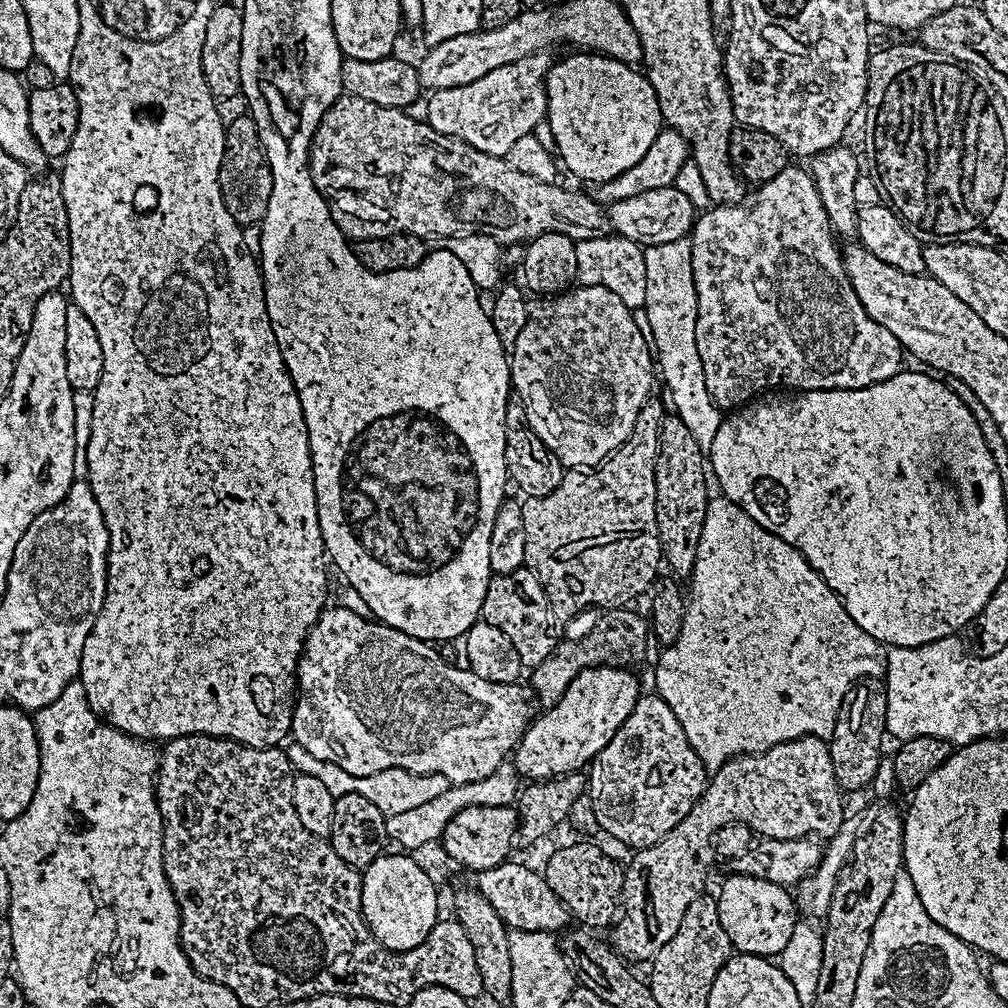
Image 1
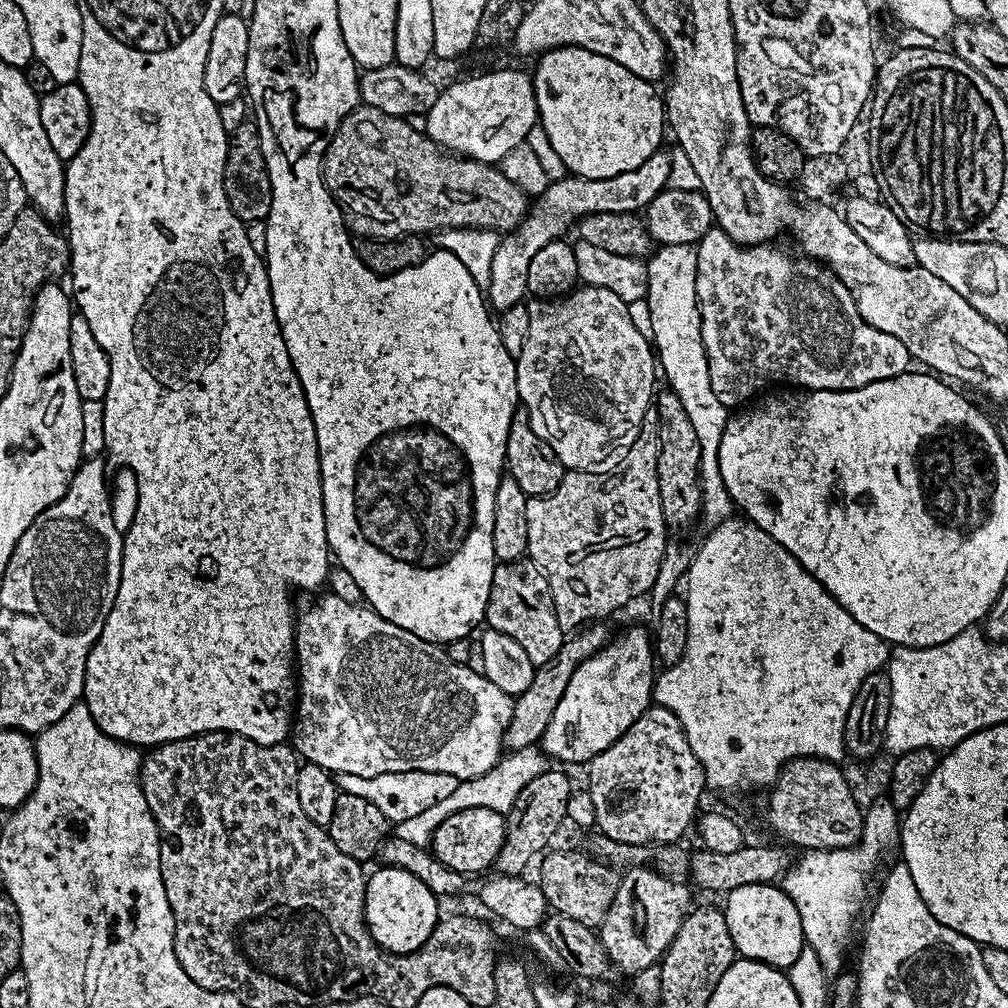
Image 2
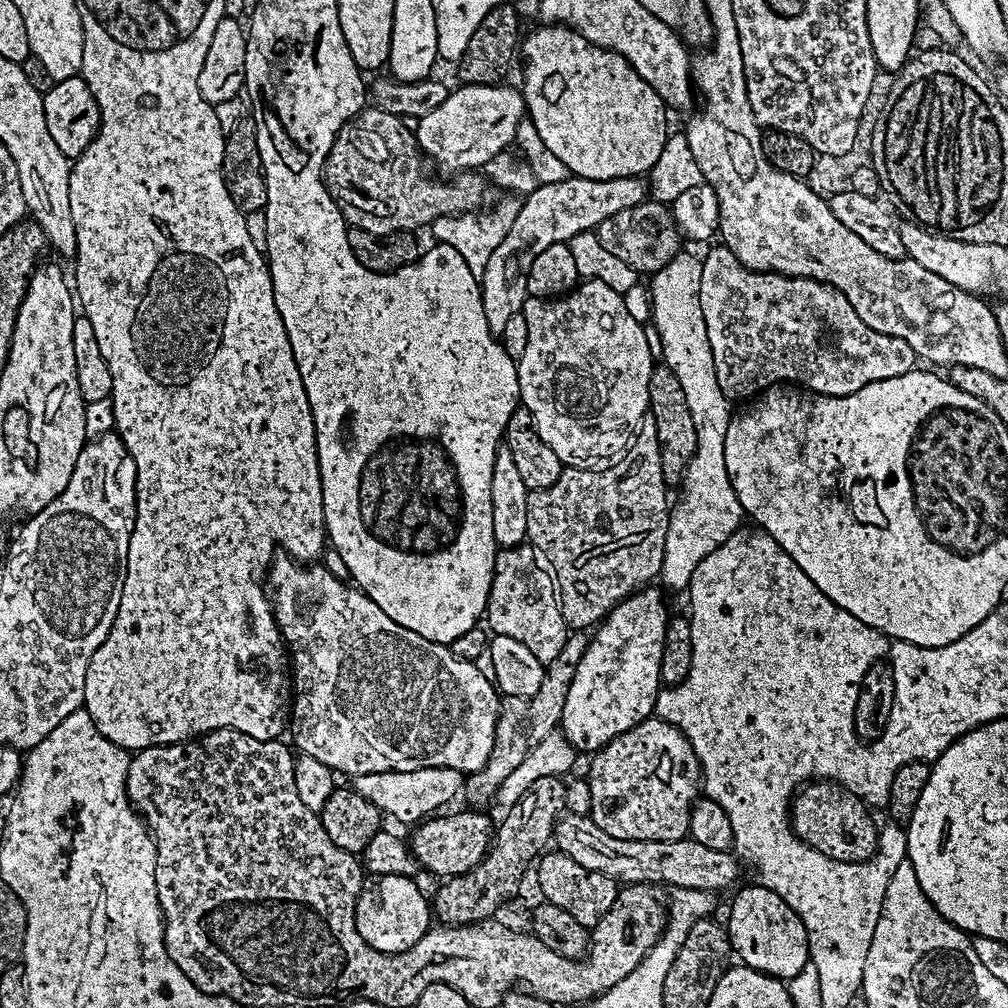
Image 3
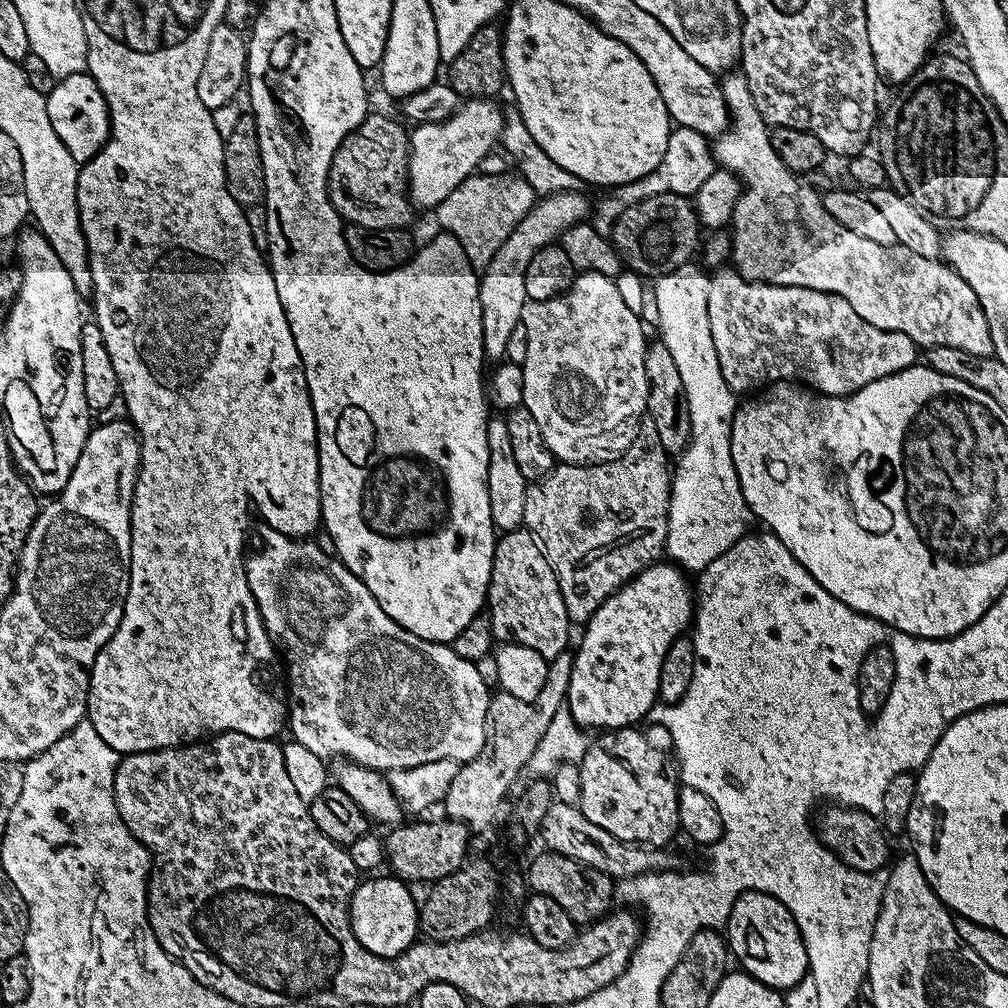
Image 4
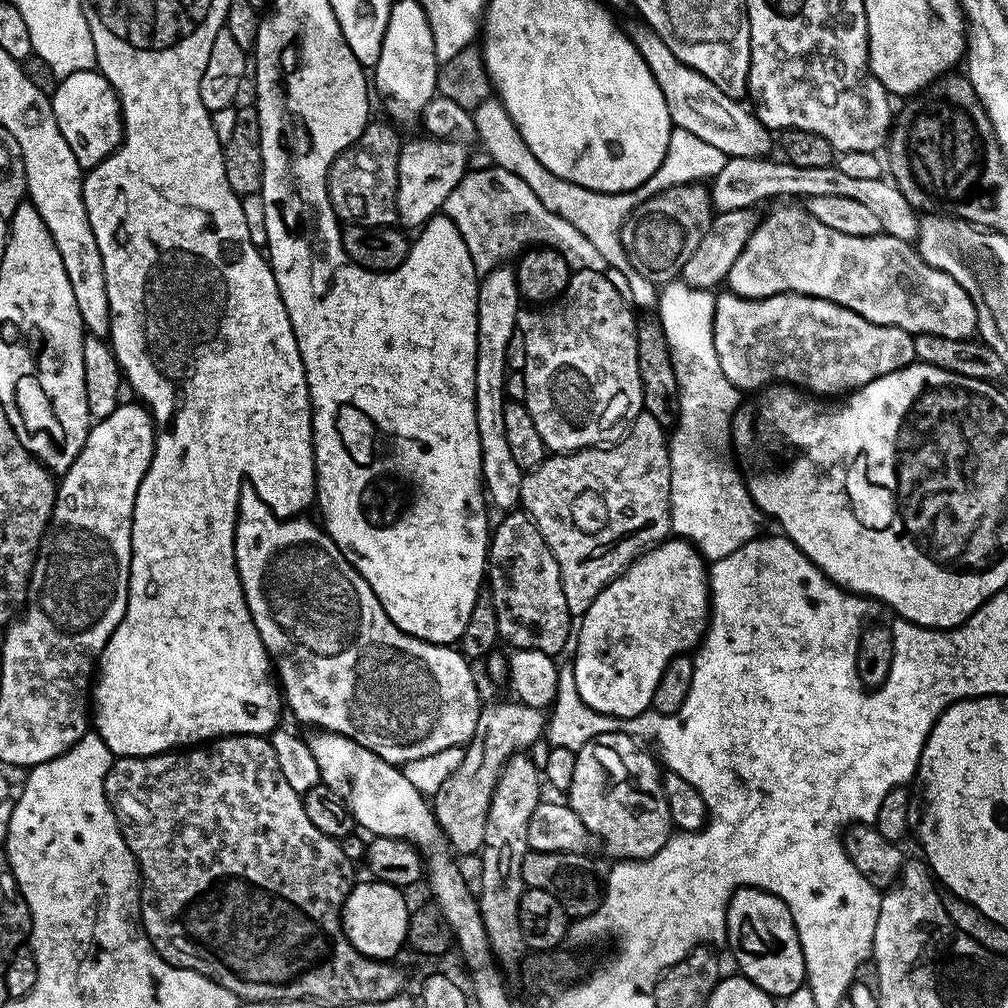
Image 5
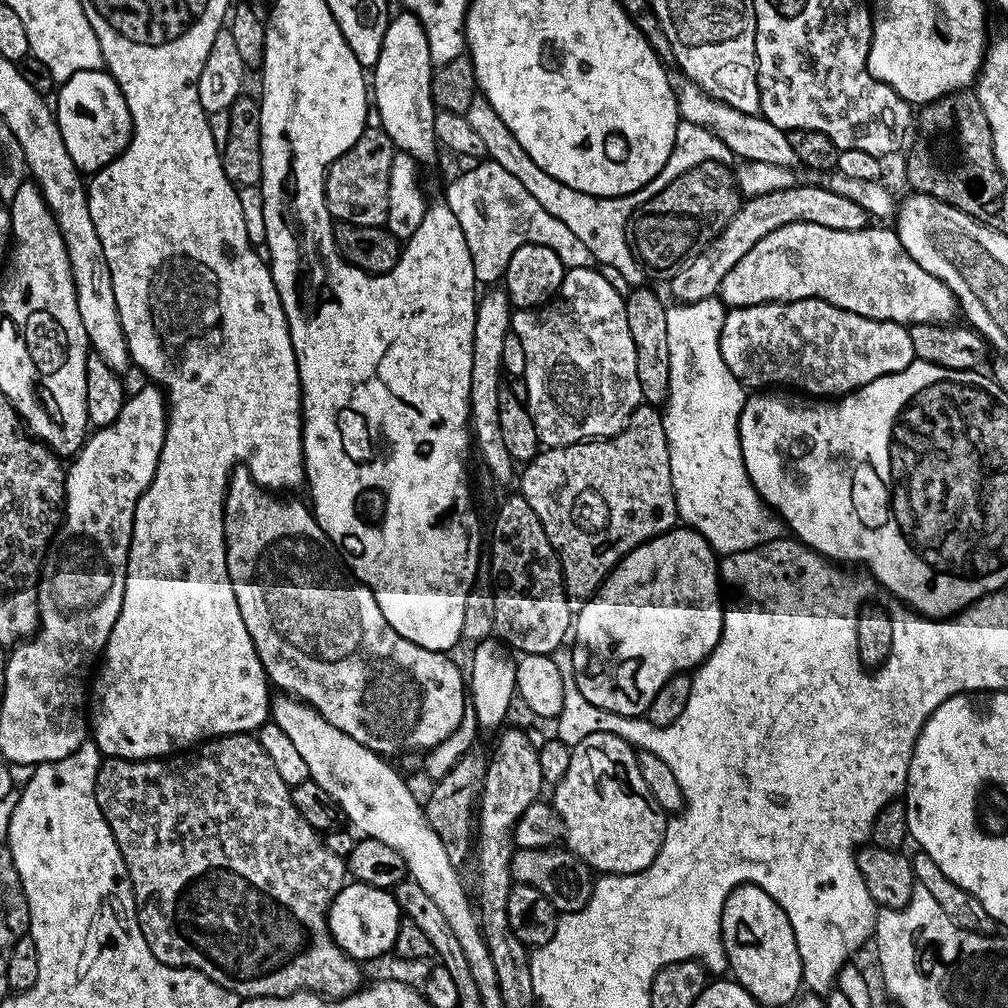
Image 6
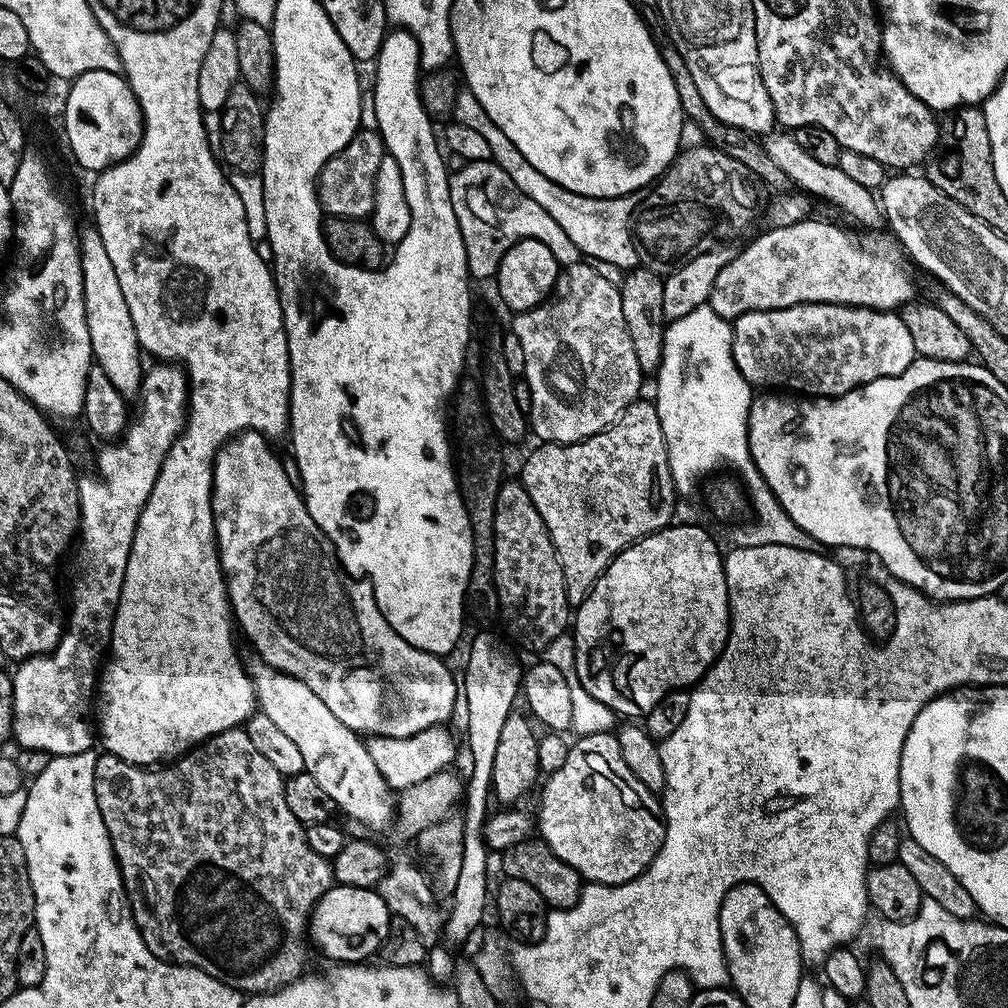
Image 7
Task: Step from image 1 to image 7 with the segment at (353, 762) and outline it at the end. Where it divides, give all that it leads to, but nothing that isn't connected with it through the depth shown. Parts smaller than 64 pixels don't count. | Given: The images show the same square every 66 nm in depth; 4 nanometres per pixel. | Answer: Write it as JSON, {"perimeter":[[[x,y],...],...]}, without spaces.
{"perimeter":[[[242,432],[220,447],[216,461],[212,464],[212,514],[216,531],[216,549],[220,552],[220,568],[224,572],[224,585],[228,588],[228,602],[232,605],[232,614],[239,631],[241,628],[245,638],[256,647],[255,655],[259,659],[280,672],[306,682],[306,686],[310,686],[310,690],[314,690],[314,694],[318,694],[318,698],[326,702],[326,707],[334,713],[334,718],[338,718],[342,726],[354,730],[361,737],[410,738],[422,730],[447,725],[452,711],[458,708],[457,677],[456,680],[452,677],[451,670],[444,665],[445,661],[441,657],[418,650],[410,646],[410,642],[403,640],[386,622],[386,618],[377,606],[371,584],[363,578],[350,578],[348,573],[340,567],[334,546],[324,537],[322,530],[314,522],[314,518],[310,518],[308,508],[304,505],[301,489],[294,483],[290,472],[290,477],[288,477],[283,462],[272,453],[268,444],[269,441],[259,432]]]}

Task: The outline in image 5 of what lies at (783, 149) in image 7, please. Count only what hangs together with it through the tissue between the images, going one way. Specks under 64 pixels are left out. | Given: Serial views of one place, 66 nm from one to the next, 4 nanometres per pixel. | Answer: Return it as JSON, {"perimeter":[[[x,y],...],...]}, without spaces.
{"perimeter":[[[643,22],[627,25],[628,37],[634,42],[634,46],[642,54],[646,66],[650,66],[650,74],[654,74],[654,82],[662,90],[662,98],[666,98],[668,113],[673,125],[682,130],[688,130],[703,142],[708,142],[722,154],[731,158],[733,156],[758,156],[767,157],[771,148],[774,148],[774,140],[770,137],[769,129],[765,128],[755,115],[747,107],[743,108],[740,100],[730,98],[710,78],[698,74],[690,66],[683,64],[662,42],[662,38],[654,29]]]}

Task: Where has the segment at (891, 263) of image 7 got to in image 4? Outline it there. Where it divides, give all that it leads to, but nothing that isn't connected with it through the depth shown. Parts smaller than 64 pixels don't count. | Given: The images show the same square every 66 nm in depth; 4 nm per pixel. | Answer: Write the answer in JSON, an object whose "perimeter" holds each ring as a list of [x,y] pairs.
{"perimeter":[[[750,97],[748,124],[732,124],[728,131],[720,133],[714,140],[714,155],[719,167],[738,170],[744,183],[730,221],[731,227],[736,227],[730,232],[730,260],[736,263],[733,264],[735,271],[747,280],[757,280],[759,284],[802,286],[834,294],[850,302],[850,306],[854,306],[854,314],[870,322],[870,326],[906,334],[924,350],[954,346],[958,350],[966,350],[966,354],[993,355],[986,314],[966,281],[939,259],[922,258],[922,254],[914,254],[914,250],[906,250],[897,243],[882,246],[878,242],[870,242],[862,238],[862,234],[846,230],[842,222],[834,222],[832,215],[824,209],[821,193],[803,184],[800,181],[803,179],[797,173],[789,172],[778,154],[774,154],[769,131],[762,114],[758,114],[758,106],[754,106],[754,98]]]}

